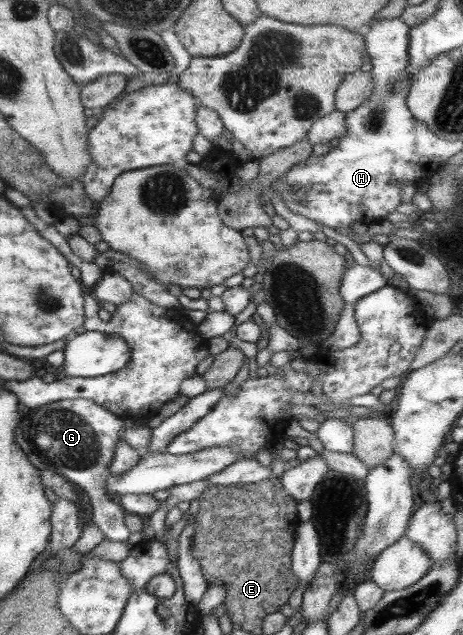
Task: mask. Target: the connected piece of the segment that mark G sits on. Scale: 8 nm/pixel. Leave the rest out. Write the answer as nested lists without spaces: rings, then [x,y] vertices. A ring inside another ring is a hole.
[[[67,399],[44,404],[35,412],[28,412],[24,424],[24,434],[29,443],[35,444],[43,456],[53,456],[47,460],[55,472],[83,489],[93,507],[92,524],[105,535],[105,539],[113,542],[125,542],[129,538],[123,510],[113,504],[103,490],[105,479],[110,474],[108,466],[123,428],[124,422],[118,416],[91,399]]]

